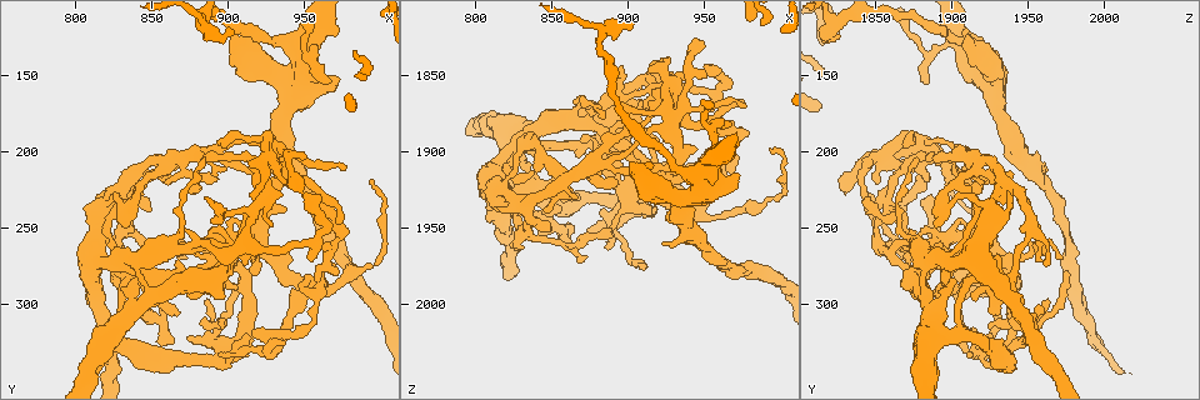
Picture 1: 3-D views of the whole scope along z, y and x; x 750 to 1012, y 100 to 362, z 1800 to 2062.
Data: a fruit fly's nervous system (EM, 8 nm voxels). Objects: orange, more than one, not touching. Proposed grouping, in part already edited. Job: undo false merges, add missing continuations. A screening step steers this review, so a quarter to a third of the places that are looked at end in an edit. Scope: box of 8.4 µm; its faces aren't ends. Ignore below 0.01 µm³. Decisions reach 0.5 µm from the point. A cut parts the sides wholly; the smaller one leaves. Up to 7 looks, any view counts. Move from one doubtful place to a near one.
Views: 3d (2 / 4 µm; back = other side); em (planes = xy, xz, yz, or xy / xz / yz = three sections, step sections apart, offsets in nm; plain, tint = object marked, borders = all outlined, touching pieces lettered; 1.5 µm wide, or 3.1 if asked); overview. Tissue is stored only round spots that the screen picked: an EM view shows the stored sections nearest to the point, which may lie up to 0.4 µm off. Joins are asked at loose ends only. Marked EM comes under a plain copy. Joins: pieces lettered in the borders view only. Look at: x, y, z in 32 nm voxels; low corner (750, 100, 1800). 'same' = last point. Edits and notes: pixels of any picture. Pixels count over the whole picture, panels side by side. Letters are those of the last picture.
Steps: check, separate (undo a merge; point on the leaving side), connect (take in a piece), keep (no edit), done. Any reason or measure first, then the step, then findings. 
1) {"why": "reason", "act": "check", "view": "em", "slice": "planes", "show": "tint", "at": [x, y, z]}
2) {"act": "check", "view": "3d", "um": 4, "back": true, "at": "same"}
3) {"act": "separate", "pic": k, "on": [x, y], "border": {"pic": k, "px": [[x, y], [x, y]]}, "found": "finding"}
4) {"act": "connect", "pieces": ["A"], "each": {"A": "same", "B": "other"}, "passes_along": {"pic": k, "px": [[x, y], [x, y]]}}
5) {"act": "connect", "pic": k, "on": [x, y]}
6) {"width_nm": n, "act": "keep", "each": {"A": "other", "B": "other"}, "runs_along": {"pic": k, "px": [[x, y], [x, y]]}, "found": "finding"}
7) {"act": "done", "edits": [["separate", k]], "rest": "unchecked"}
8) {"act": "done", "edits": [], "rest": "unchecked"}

{"why": "free end", "act": "check", "view": "3d", "um": 4, "back": true, "at": [922, 210, 1960]}

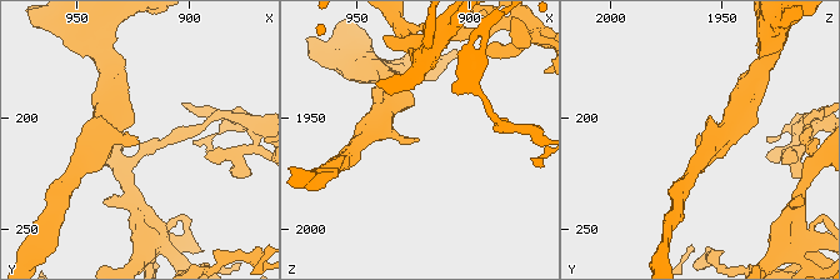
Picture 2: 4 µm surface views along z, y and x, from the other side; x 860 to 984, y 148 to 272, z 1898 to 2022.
{"why": "need the tissue", "act": "check", "view": "em", "slice": "planes", "show": "borders", "at": [921, 210, 1961]}

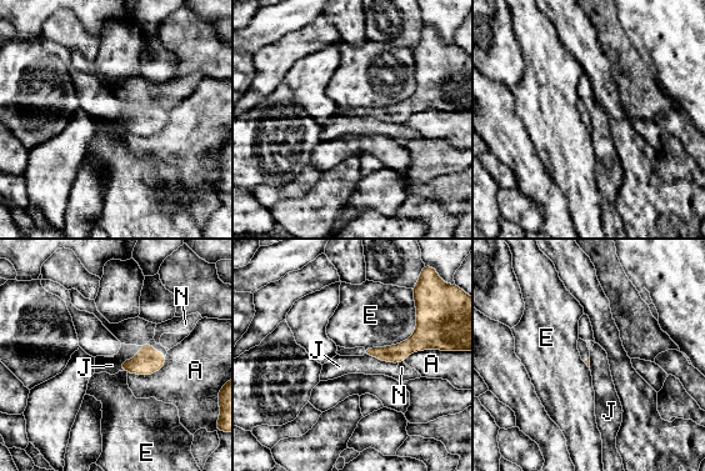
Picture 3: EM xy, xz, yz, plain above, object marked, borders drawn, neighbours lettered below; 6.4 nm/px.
{"act": "keep", "each": {"A": "other", "E": "other", "J": "other", "N": "other"}, "border": {"pic": 3, "px": [[140, 346], [120, 362], [121, 370]]}, "found": "no lettered piece goes on from it"}

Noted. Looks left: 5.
{"why": "narrows sharply", "act": "check", "view": "3d", "um": 2, "at": [950, 132, 1880]}

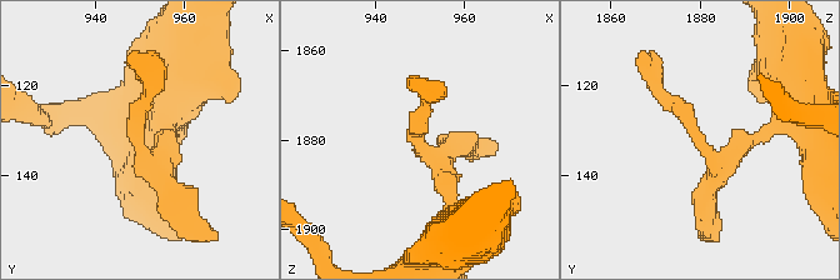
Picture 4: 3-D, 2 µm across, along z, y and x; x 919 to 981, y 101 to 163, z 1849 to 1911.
{"why": "shape alone is not enough", "act": "check", "view": "em", "slice": "planes", "show": "tint", "at": [950, 132, 1880]}

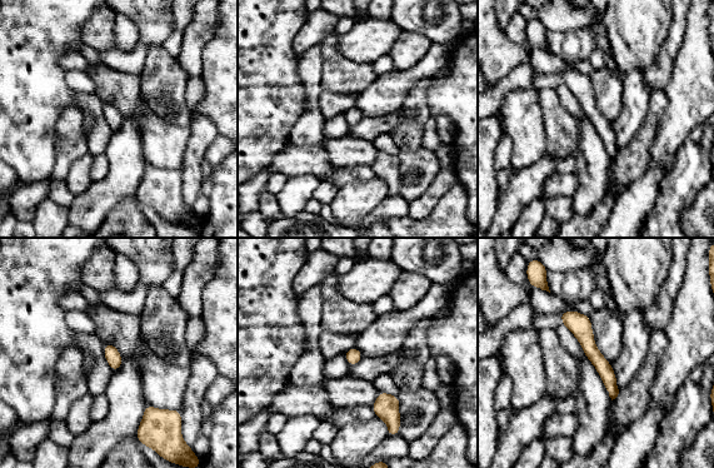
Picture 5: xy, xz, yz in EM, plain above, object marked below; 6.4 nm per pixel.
{"act": "check", "view": "em", "slice": "planes", "show": "borders", "at": "same"}

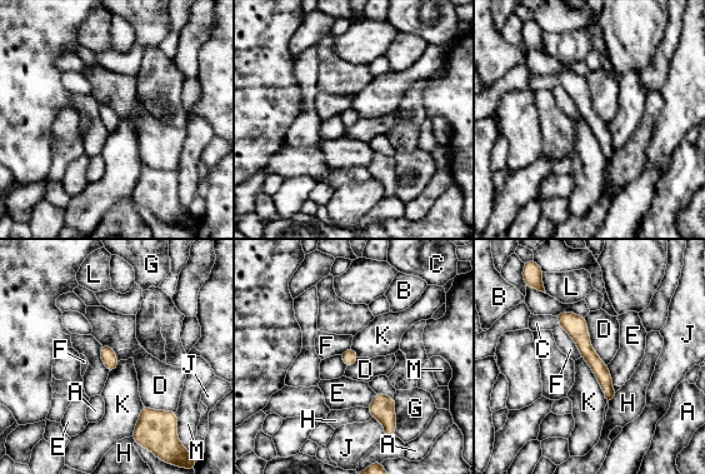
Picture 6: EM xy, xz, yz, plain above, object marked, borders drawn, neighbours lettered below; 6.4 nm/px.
{"act": "keep", "each": {"A": "other", "B": "other", "C": "other", "D": "other", "E": "other", "F": "other", "G": "other", "H": "other", "J": "other", "K": "other", "L": "other", "M": "other"}, "border": {"pic": 6, "px": [[584, 317], [590, 345], [606, 365]]}, "found": "one neuron here"}

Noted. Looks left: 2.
{"why": "branch stops here", "act": "check", "view": "3d", "um": 2, "at": [908, 280, 1976]}

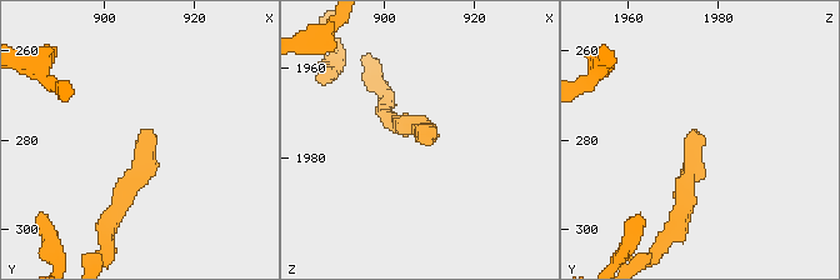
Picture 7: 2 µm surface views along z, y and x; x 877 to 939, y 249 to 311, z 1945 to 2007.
{"act": "check", "view": "em", "slice": "planes", "show": "borders", "at": [908, 278, 1975]}

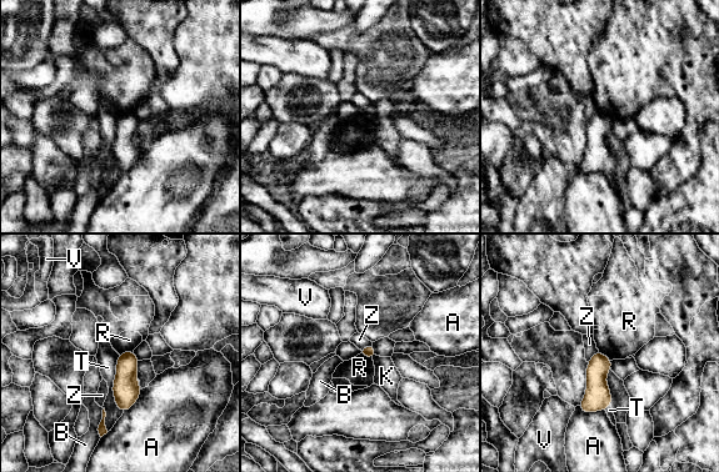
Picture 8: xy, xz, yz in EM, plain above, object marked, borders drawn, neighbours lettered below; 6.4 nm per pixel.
{"width_nm": 80, "act": "keep", "each": {"A": "other", "B": "other", "K": "other", "R": "other", "T": "other", "V": "other", "Z": "other"}, "border": {"pic": 8, "px": [[133, 350], [119, 355]]}, "found": "none of them fits"}

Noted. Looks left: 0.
{"act": "done", "edits": [], "rest": "unchecked"}

